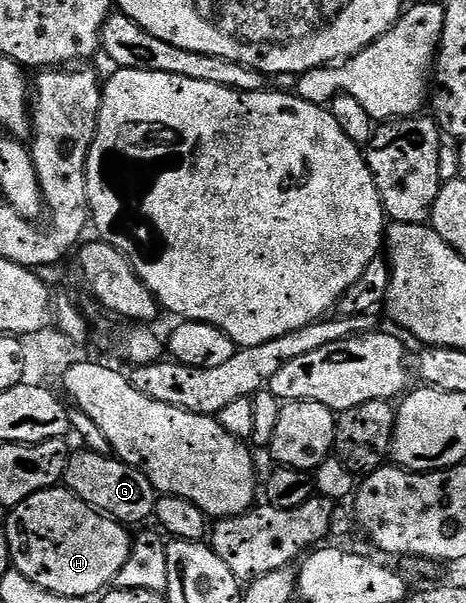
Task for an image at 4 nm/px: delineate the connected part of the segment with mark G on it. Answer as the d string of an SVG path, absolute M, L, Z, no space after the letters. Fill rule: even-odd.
M89 449L81 450L71 454L66 466L64 483L71 493L84 500L89 507L101 511L111 519L117 519L123 525L142 523L153 516L160 495L139 467L128 465L113 454L101 455Z

